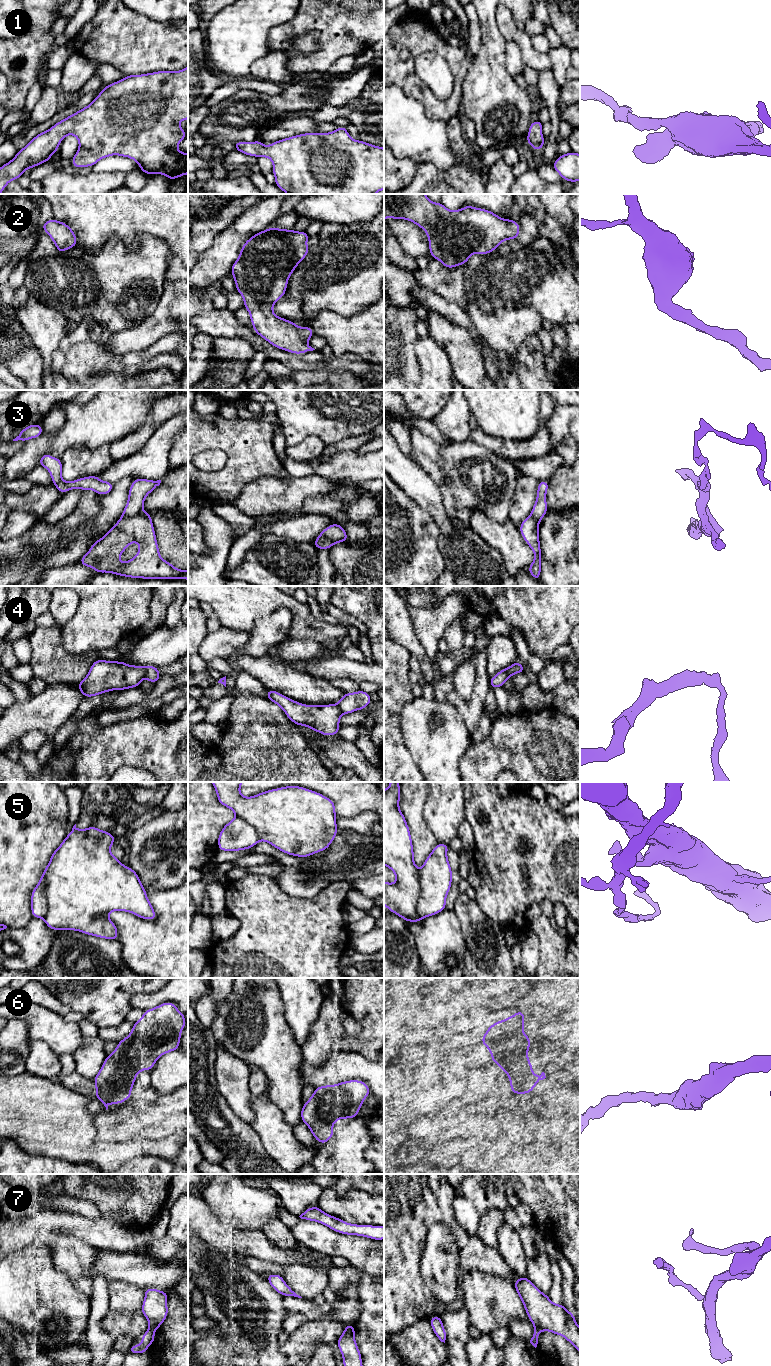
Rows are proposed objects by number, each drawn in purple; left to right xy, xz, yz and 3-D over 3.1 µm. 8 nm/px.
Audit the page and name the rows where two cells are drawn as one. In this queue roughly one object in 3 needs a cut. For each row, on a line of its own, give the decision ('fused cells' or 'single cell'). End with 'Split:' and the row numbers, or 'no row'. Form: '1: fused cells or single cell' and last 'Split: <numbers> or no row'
1: single cell
2: single cell
3: fused cells
4: fused cells
5: fused cells
6: single cell
7: fused cells
Split: 3, 4, 5, 7

